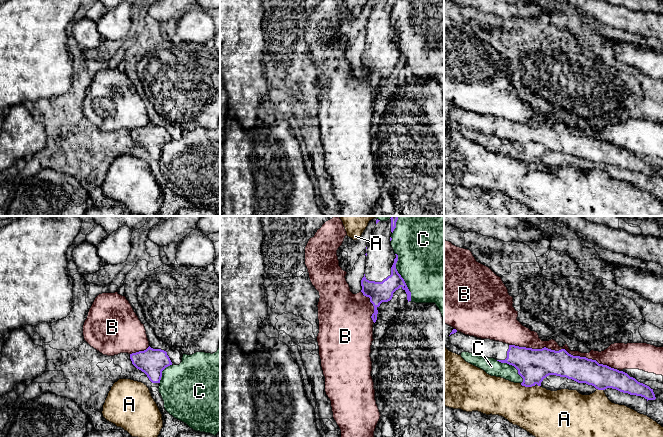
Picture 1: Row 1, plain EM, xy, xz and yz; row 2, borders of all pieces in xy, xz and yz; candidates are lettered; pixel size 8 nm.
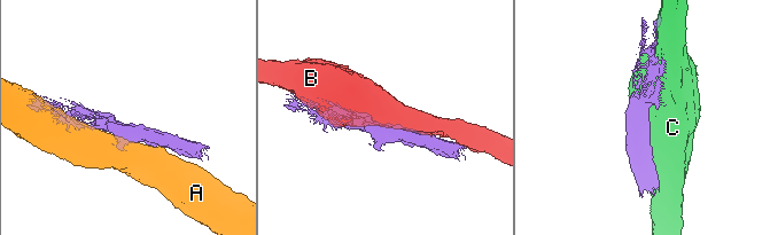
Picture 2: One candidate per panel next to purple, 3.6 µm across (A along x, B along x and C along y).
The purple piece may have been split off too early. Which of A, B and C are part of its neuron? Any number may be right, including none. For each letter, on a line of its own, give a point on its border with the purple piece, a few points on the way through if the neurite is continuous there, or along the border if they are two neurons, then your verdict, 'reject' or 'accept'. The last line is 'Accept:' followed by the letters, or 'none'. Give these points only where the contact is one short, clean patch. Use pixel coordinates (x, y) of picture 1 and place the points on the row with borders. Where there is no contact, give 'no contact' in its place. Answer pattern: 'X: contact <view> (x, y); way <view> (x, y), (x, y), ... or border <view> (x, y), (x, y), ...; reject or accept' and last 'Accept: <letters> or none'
A: contact yz (527, 386); reject
B: contact yz (563, 349); reject
C: contact xz (401, 277); reject
Accept: none

